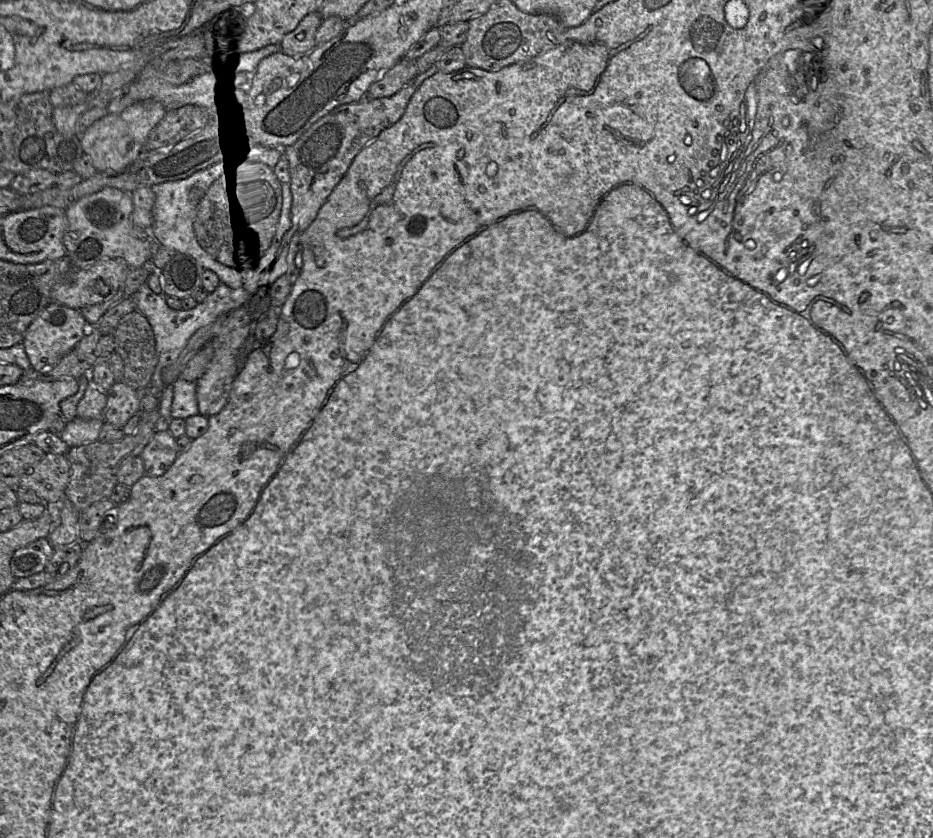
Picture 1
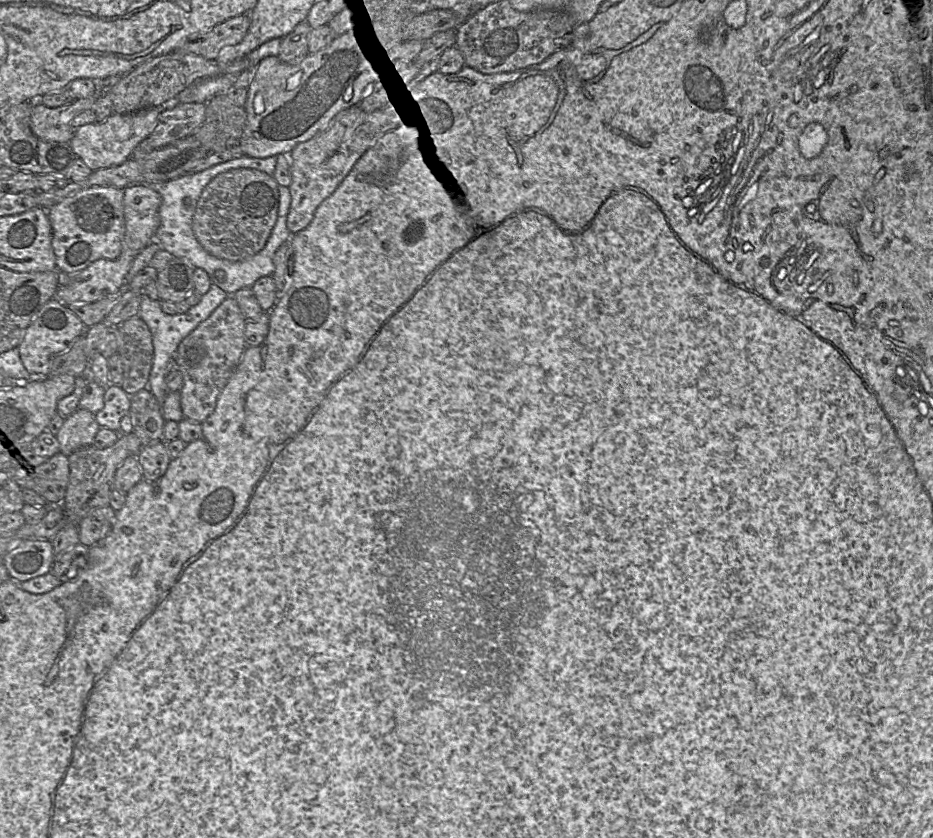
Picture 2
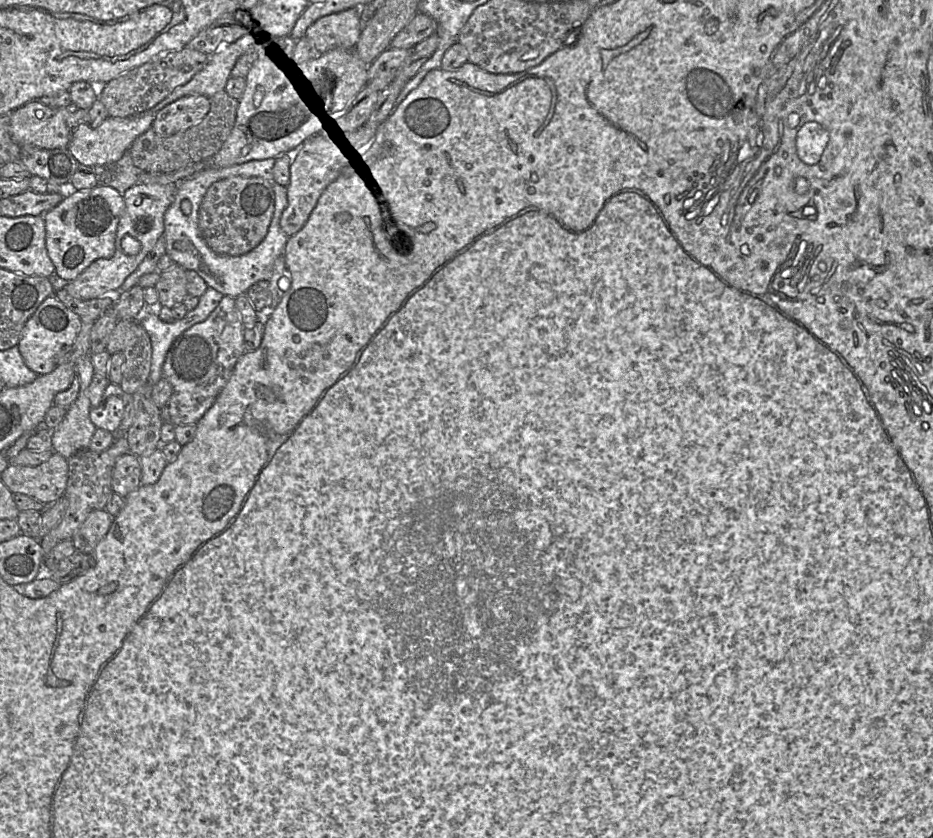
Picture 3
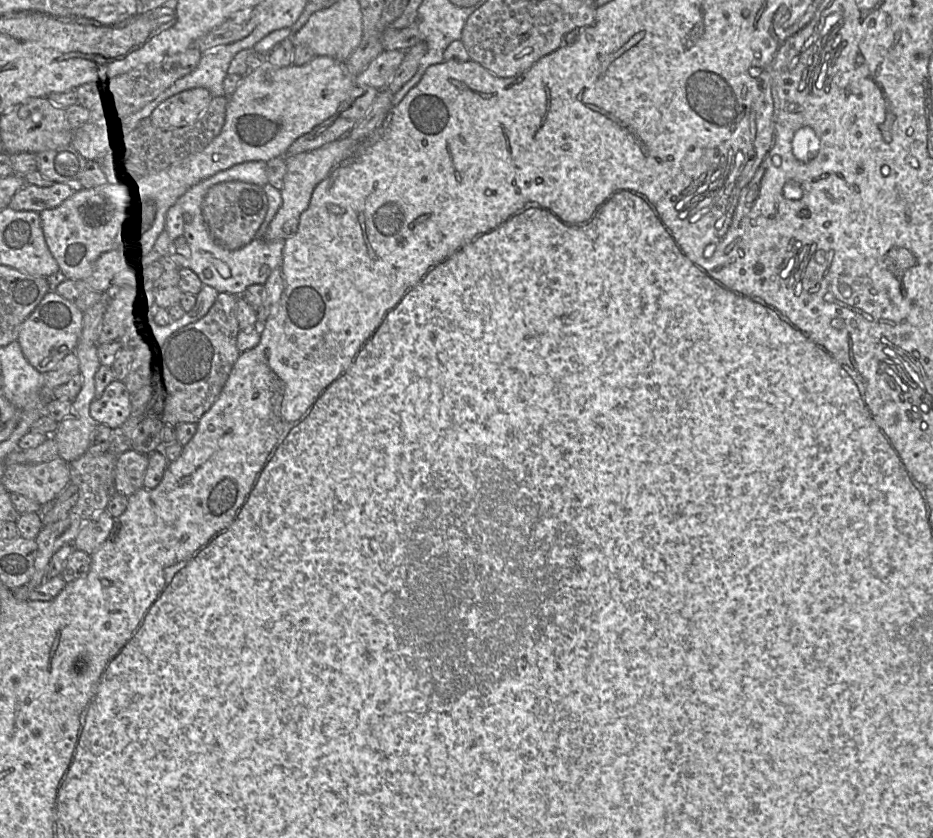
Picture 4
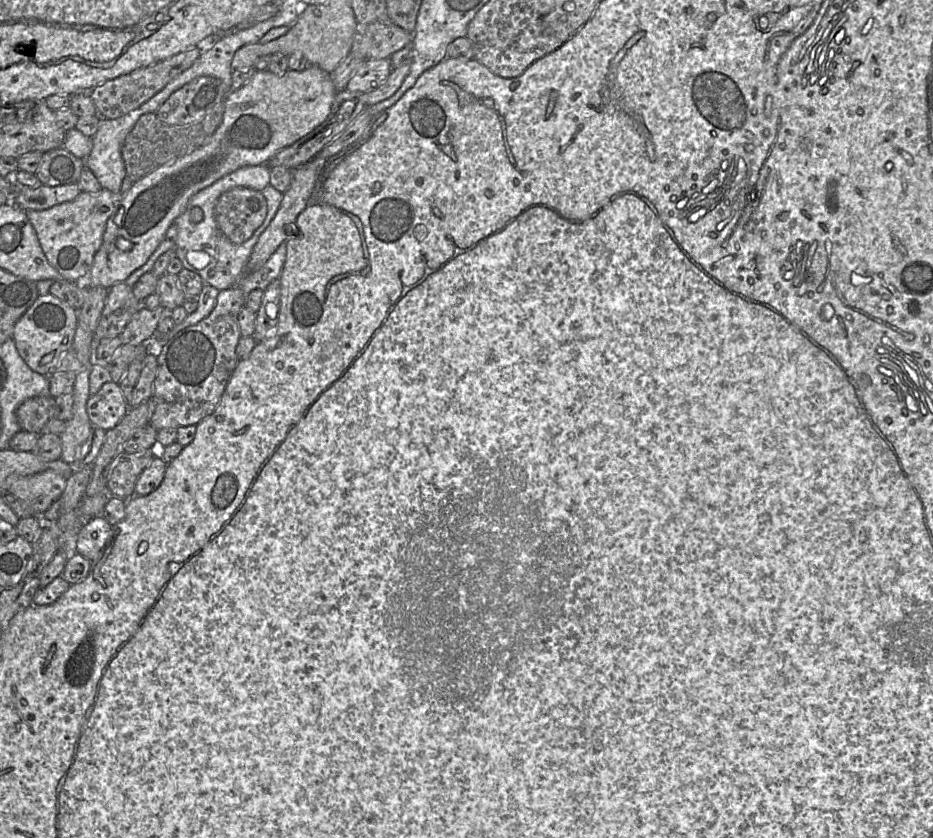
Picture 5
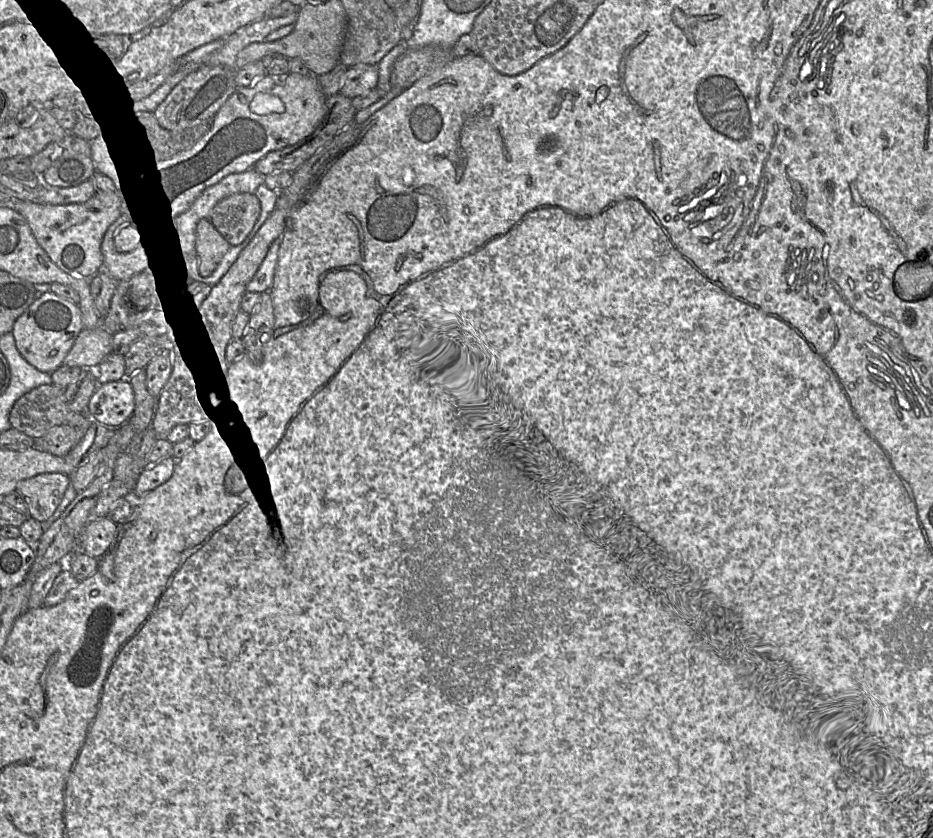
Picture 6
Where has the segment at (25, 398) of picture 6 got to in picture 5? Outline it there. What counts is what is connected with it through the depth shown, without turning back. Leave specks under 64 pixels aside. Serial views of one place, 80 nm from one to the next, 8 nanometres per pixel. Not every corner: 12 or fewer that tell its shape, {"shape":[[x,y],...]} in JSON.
{"shape":[[32,397],[18,406],[22,430],[41,434],[54,419],[54,397]]}

